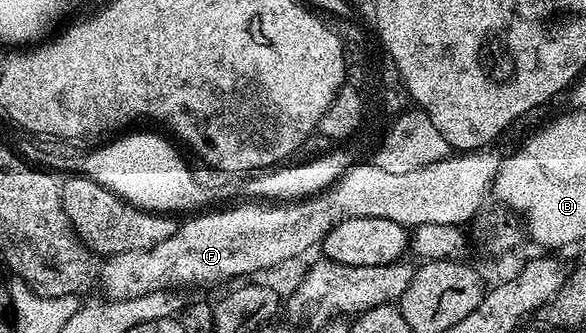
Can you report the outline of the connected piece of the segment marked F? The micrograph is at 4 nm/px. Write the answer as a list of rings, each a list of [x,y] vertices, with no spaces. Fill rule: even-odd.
[[[485,148],[482,150],[474,150],[471,152],[456,152],[451,156],[436,163],[426,164],[424,167],[415,168],[412,172],[407,172],[402,175],[395,175],[389,173],[385,168],[380,168],[371,161],[363,162],[357,161],[344,175],[338,179],[332,186],[327,186],[325,190],[320,191],[319,194],[312,194],[309,198],[301,198],[299,200],[244,200],[239,204],[229,205],[227,208],[212,208],[207,212],[197,213],[195,216],[189,217],[187,220],[181,221],[176,227],[174,236],[170,236],[162,244],[158,244],[155,248],[150,248],[146,252],[122,252],[121,254],[113,254],[105,257],[102,262],[102,269],[98,274],[98,282],[104,290],[109,299],[126,300],[127,298],[134,298],[136,296],[146,296],[148,292],[162,292],[163,290],[179,291],[180,286],[212,286],[215,282],[224,282],[227,278],[236,278],[232,280],[240,280],[245,276],[256,276],[259,270],[272,270],[275,266],[280,266],[283,262],[292,262],[295,258],[303,256],[307,250],[312,250],[323,243],[324,237],[330,232],[330,228],[334,228],[338,224],[342,224],[342,220],[354,220],[362,216],[370,216],[378,220],[394,220],[394,224],[402,224],[406,228],[413,228],[422,224],[448,224],[458,227],[463,227],[464,222],[468,222],[480,210],[480,205],[484,202],[484,197],[489,197],[490,191],[493,189],[493,182],[496,174],[499,172],[502,161],[501,155],[495,154],[495,149]]]

